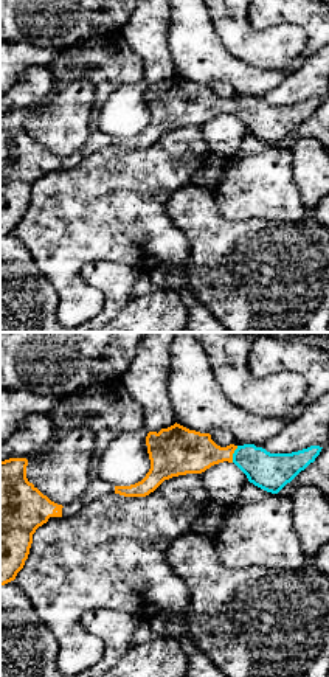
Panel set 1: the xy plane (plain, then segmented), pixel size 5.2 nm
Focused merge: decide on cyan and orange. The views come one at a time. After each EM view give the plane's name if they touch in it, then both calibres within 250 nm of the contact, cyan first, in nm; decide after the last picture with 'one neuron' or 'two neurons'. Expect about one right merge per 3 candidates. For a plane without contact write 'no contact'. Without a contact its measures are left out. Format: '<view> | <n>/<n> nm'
xy | 190/220 nm

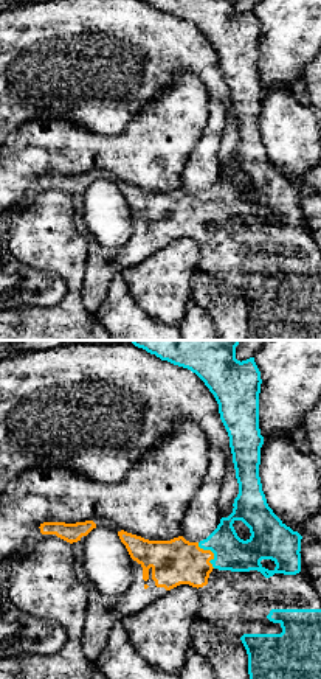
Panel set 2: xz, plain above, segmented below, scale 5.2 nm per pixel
xz | 180/240 nm

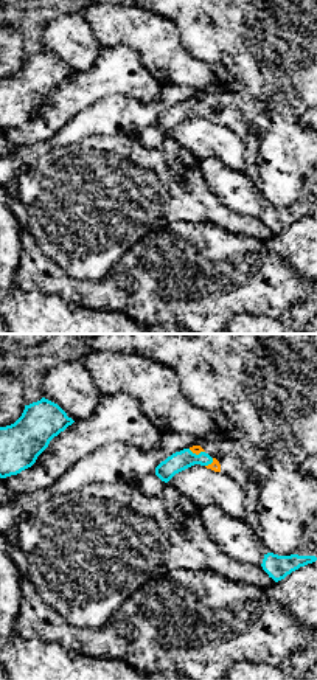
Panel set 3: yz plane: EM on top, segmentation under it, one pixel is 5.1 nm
yz | 100/50 nm

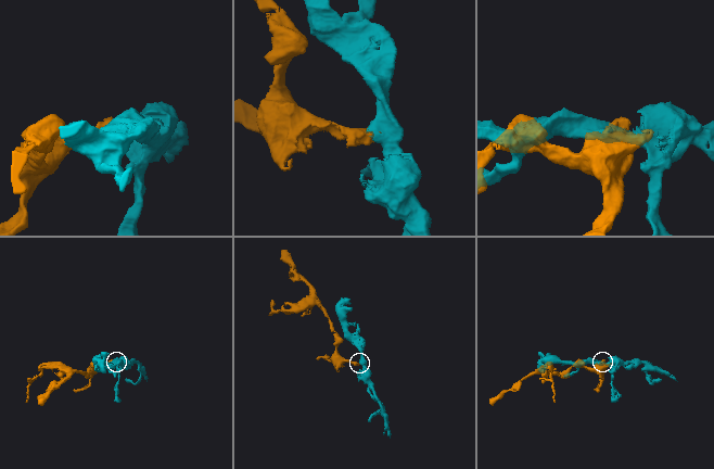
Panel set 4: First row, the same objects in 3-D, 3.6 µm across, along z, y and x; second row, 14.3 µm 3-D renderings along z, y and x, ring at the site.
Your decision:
one neuron

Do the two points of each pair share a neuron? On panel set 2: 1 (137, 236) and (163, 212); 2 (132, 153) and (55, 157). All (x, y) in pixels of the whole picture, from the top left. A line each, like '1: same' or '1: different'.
1: same
2: same

